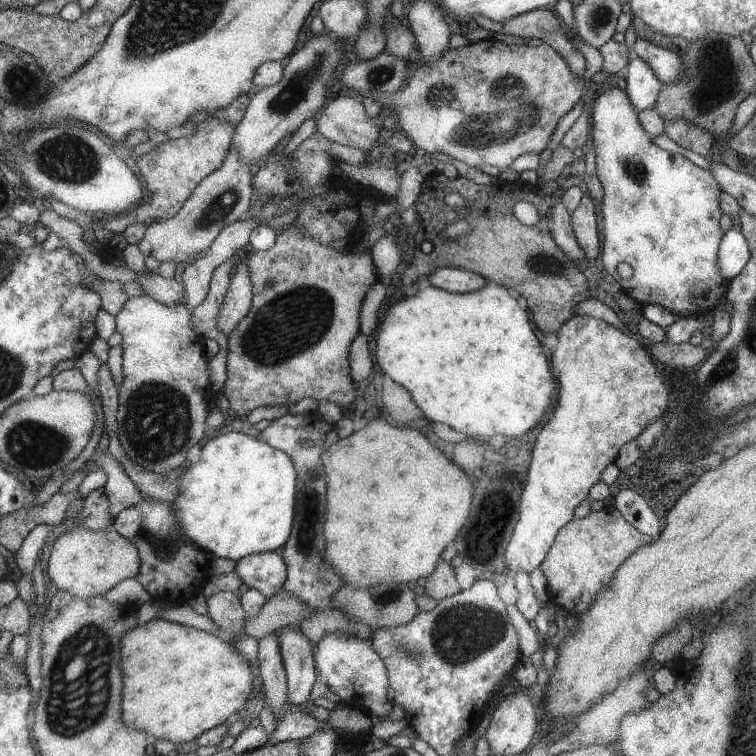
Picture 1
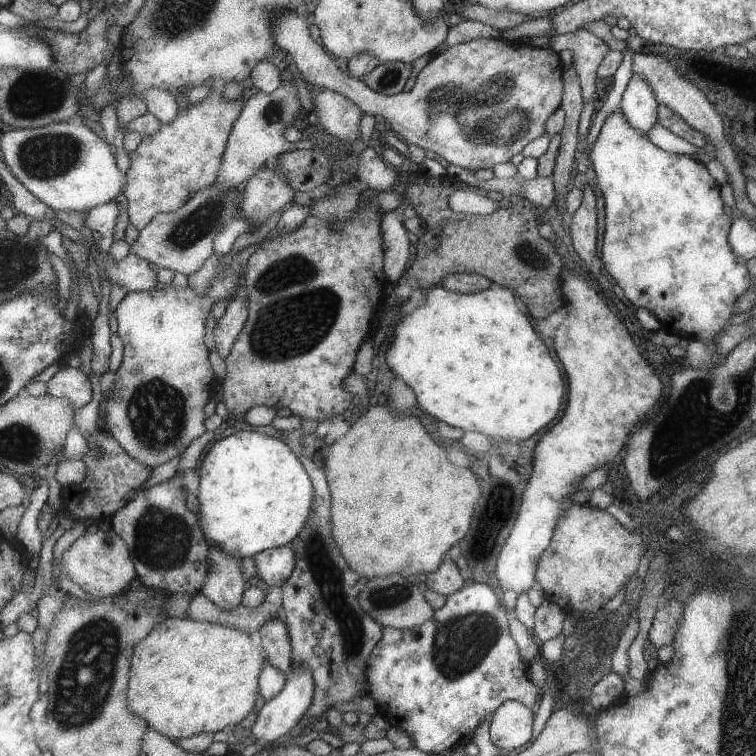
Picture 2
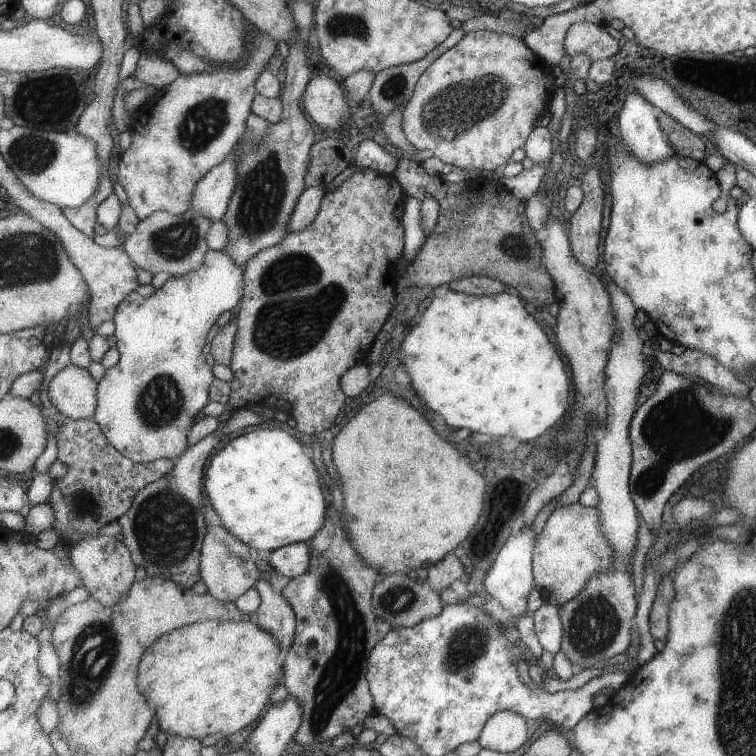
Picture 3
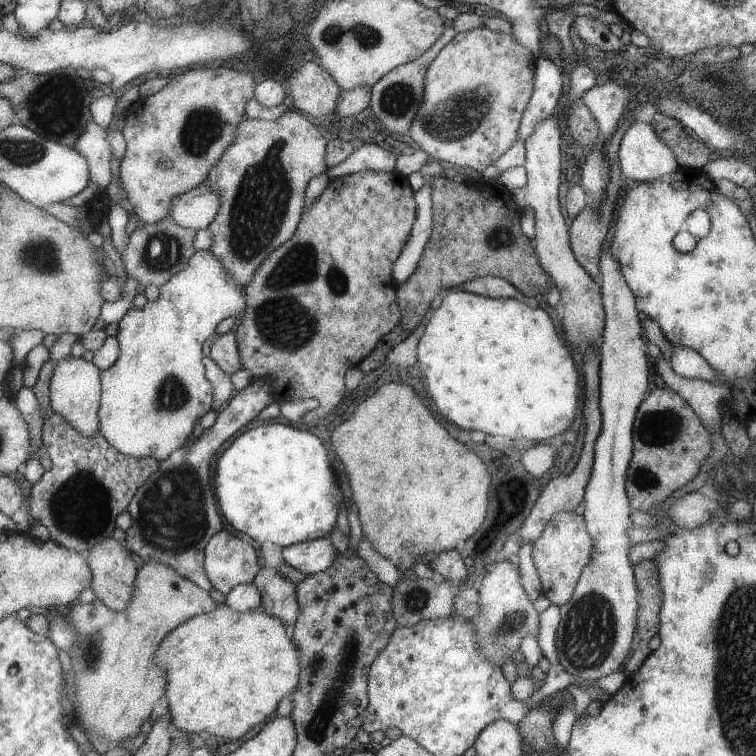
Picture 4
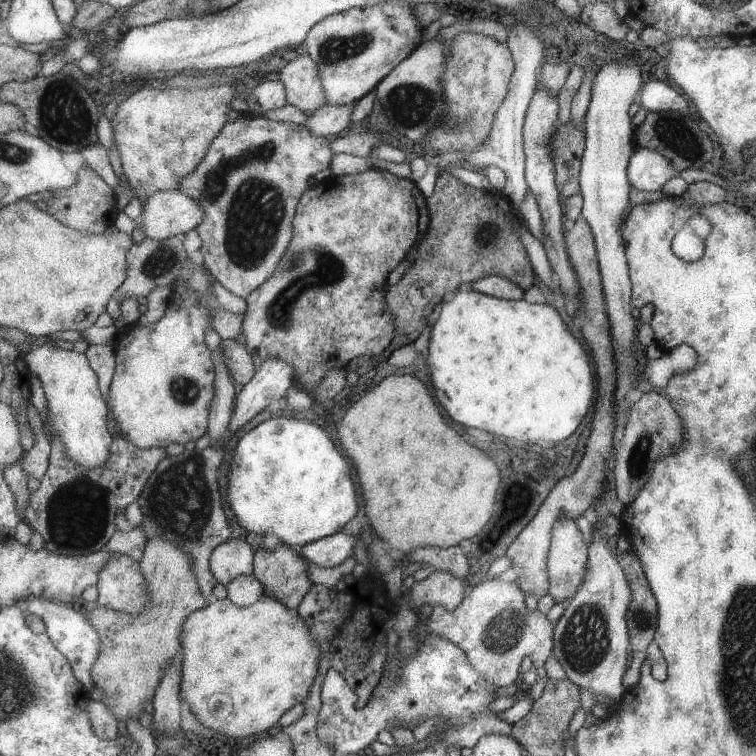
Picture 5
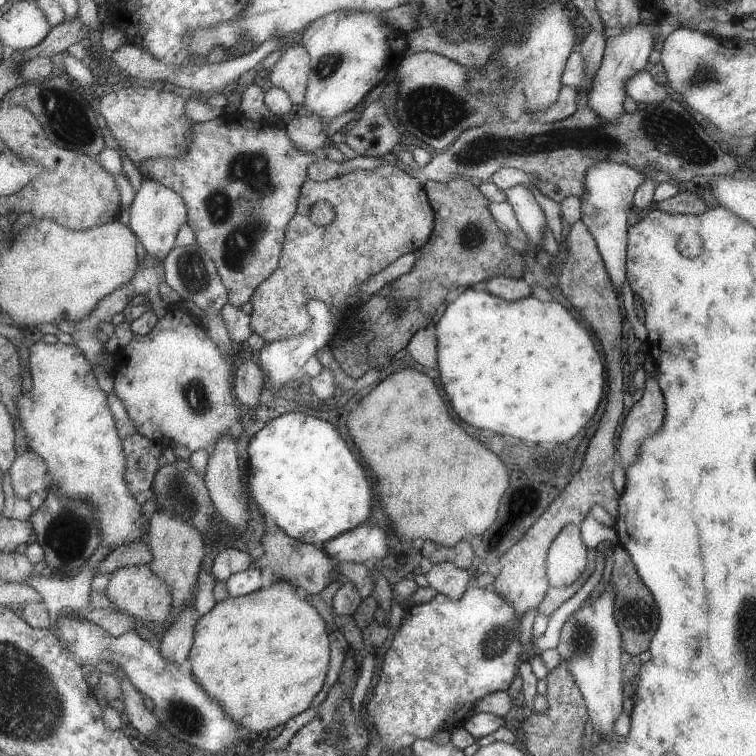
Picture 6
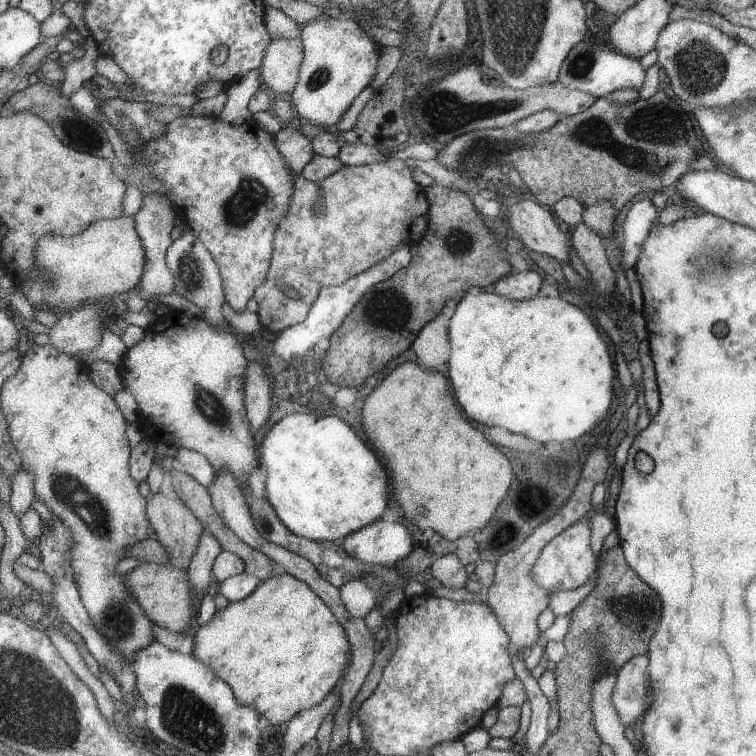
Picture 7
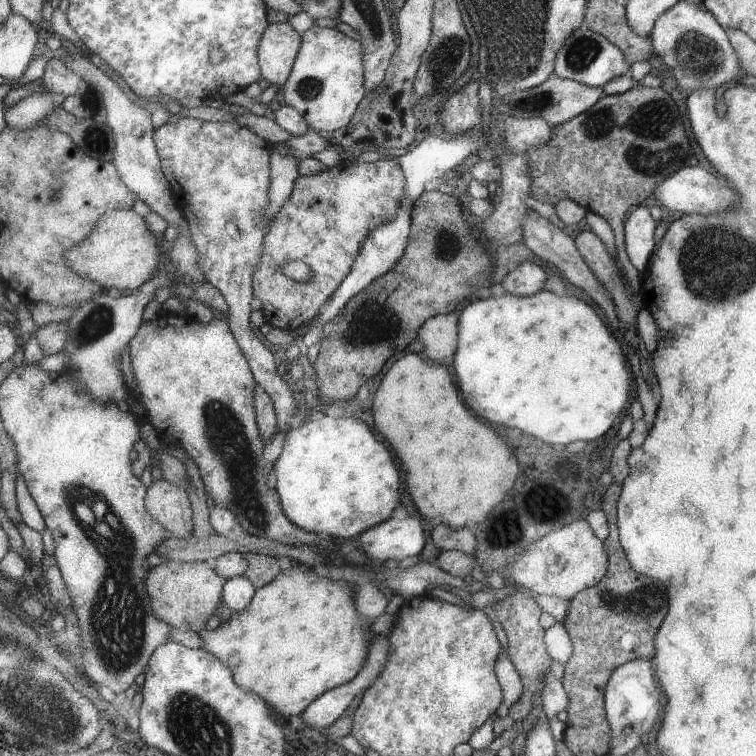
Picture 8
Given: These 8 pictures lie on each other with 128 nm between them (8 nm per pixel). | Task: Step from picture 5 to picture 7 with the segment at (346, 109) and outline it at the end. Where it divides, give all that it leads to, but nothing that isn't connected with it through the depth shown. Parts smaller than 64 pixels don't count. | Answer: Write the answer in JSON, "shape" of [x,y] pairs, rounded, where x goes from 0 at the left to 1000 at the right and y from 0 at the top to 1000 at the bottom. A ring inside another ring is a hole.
{"shape":[[[392,161],[373,165],[364,176],[364,188],[386,235],[397,230],[397,225],[415,205],[410,184],[393,173]]]}

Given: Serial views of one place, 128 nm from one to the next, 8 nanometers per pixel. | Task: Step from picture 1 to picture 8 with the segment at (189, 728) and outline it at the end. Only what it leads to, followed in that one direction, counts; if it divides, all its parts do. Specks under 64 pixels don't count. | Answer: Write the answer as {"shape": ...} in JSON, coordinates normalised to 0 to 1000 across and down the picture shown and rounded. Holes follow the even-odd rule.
{"shape":[[[388,747],[374,755],[369,755],[358,770],[339,778],[332,794],[321,807],[306,810],[303,819],[287,827],[282,833],[269,831],[261,837],[266,844],[265,857],[278,862],[295,881],[300,881],[306,886],[311,905],[315,905],[324,915],[341,918],[343,923],[347,923],[356,934],[362,937],[362,940],[369,948],[380,950],[380,947],[398,943],[423,918],[442,911],[444,907],[456,905],[472,894],[480,881],[480,876],[483,876],[485,860],[488,860],[489,845],[484,844],[484,836],[491,835],[489,823],[491,820],[485,820],[475,813],[472,803],[468,802],[467,772],[454,769],[438,769],[431,765],[423,753]]]}

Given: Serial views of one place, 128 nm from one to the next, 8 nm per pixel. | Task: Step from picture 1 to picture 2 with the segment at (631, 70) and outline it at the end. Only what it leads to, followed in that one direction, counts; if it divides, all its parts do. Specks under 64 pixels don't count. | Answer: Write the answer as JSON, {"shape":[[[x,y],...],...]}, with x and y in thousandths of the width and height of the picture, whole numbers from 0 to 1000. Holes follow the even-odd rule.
{"shape":[[[836,95],[823,123],[817,142],[820,149],[840,172],[847,172],[854,180],[856,172],[870,157],[869,139],[869,131],[853,102]]]}

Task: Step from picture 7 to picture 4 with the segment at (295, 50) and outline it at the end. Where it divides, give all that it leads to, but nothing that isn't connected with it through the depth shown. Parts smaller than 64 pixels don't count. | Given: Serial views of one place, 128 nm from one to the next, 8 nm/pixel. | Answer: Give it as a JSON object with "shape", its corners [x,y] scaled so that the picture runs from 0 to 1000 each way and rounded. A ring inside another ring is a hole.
{"shape":[[[419,81],[398,82],[378,107],[382,142],[414,156],[442,155],[451,119]]]}

